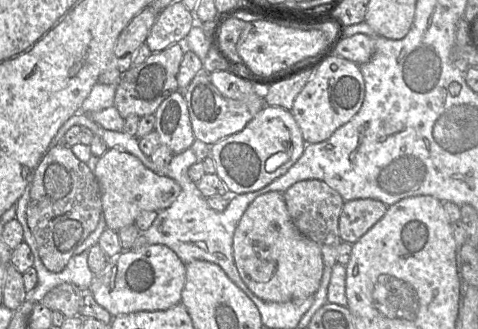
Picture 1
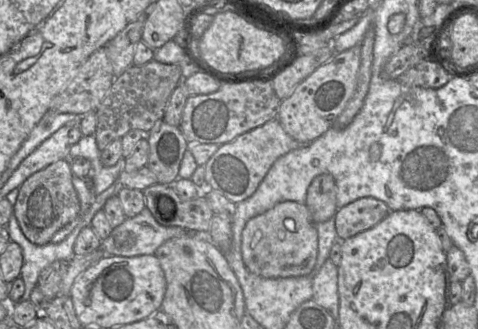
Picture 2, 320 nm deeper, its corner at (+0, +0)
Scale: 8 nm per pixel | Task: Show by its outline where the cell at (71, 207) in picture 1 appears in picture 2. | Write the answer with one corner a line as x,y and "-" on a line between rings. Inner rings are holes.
62,159
34,173
19,187
13,214
23,235
31,243
38,246
47,245
56,232
77,218
80,201
72,178
70,164

